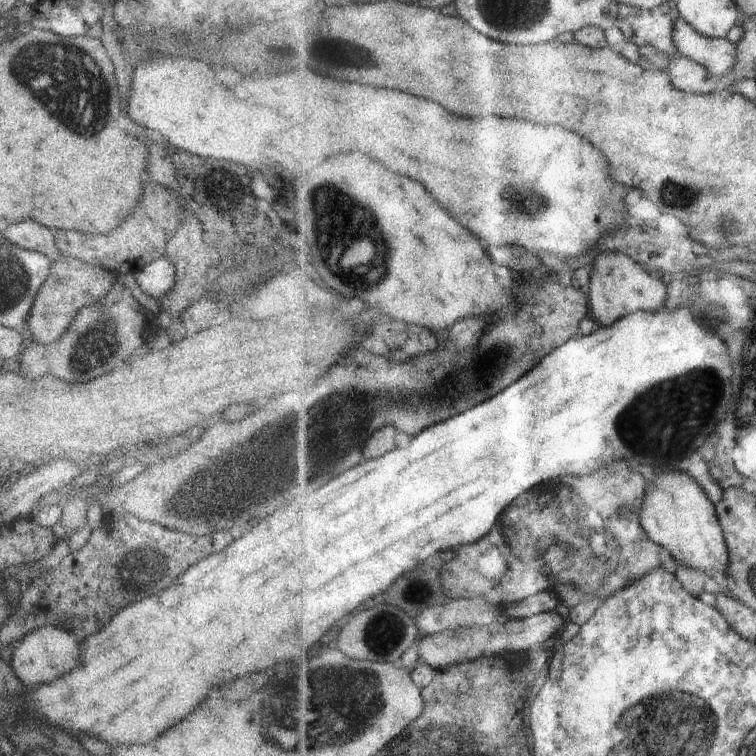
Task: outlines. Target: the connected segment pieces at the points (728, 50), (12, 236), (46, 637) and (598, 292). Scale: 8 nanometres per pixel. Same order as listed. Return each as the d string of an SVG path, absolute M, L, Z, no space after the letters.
M680 18L674 28L674 42L678 48L677 56L682 55L686 58L690 57L692 60L704 64L710 72L714 72L716 76L724 76L724 86L731 86L731 73L736 68L737 60L737 43L730 42L727 39L717 39L706 36L702 32L698 32L692 24L688 23L684 18Z
M26 220L22 224L14 224L14 226L6 228L2 232L2 236L14 246L20 246L24 250L34 250L34 252L47 256L52 263L63 258L56 248L50 230L32 220Z
M60 626L36 627L14 644L13 657L10 661L14 677L27 687L38 686L44 682L52 682L66 672L78 668L80 666L79 640L72 631L65 630Z
M626 254L602 256L596 264L596 270L591 273L591 283L587 290L592 298L592 312L604 326L612 326L634 312L658 312L668 300L667 284L658 278L658 274L652 276L648 268L642 268Z

